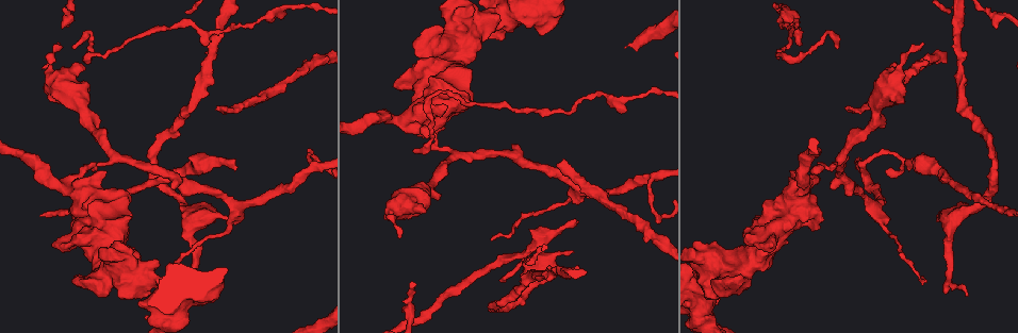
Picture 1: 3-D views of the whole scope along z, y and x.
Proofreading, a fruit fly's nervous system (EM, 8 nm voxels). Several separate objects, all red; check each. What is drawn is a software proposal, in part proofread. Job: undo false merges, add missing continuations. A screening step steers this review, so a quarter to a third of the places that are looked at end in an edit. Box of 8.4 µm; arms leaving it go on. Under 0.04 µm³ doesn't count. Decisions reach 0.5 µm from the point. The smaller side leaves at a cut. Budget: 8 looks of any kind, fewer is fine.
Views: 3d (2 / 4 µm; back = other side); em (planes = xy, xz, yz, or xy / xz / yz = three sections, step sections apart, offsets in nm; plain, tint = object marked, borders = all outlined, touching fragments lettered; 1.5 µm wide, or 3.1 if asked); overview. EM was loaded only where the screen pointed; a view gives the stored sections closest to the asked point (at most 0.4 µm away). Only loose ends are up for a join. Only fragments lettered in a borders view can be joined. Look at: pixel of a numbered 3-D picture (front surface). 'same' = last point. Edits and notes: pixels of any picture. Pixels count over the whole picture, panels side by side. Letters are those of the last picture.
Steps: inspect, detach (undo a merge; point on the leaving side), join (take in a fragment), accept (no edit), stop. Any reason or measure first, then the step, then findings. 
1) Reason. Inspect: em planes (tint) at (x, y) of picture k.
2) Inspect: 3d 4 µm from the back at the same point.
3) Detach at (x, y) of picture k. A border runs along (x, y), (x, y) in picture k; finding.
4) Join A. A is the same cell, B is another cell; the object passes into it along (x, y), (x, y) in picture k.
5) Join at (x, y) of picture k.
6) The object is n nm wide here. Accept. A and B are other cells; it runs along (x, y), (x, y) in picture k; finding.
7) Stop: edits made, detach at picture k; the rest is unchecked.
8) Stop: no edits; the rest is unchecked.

Inspect: 3d 2 µm at (216, 110) of picture 1.

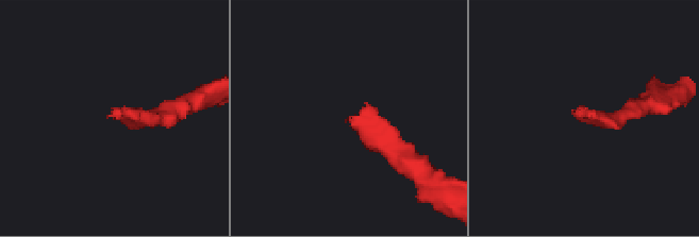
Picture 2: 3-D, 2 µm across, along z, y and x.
Inspect: em planes (borders) at (106, 115) of picture 2.

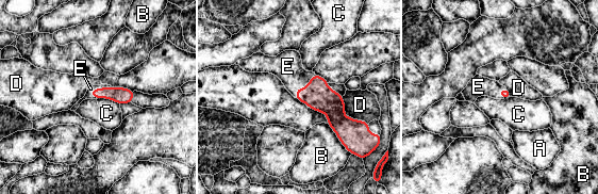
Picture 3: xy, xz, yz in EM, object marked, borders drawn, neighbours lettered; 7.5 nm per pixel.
Join E. E is the same cell, A, B, C and D are other cells; the object passes into it along (317, 96), (304, 87), (287, 66) in picture 3; the neuron continues.

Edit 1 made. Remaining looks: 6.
Free end. Inspect: 3d 2 µm at (577, 220) of picture 1.

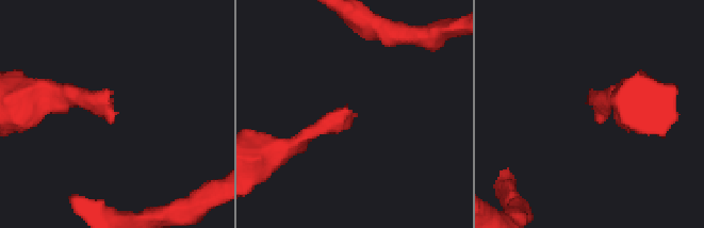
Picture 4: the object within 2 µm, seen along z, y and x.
Inspect: em planes (borders) at (353, 116) of picture 4.

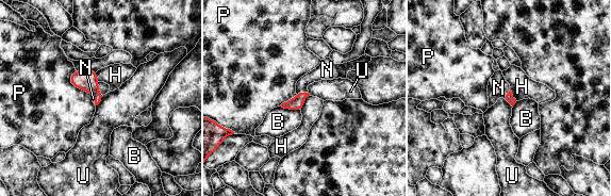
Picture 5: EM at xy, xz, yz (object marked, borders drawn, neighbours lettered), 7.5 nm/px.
Join N. N is the same cell, B, H, P and U are other cells; the object passes into it along (85, 80), (97, 88), (102, 87) in picture 5; it goes on there.

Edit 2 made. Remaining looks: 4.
See it whole again. Inspect: overview.

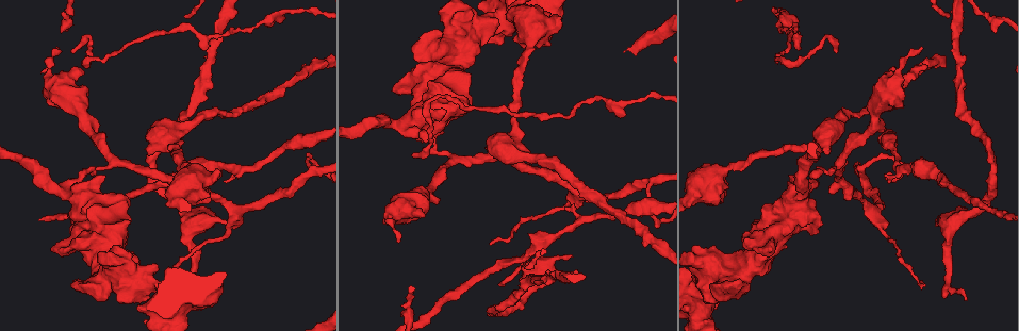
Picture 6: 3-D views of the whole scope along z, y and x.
End of a long branch. Inspect: em planes (borders) at (837, 49) of picture 6.

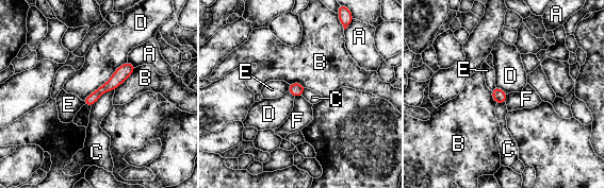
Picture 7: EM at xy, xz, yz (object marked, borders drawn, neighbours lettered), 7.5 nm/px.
Accept. A, B, C, D, E and F are other cells; a border runs along (507, 95), (505, 102) in picture 7; no lettered fragment goes on from it.

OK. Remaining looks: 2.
Stop: edits made, join at picture 3, join at picture 5; the rest is unchecked.

